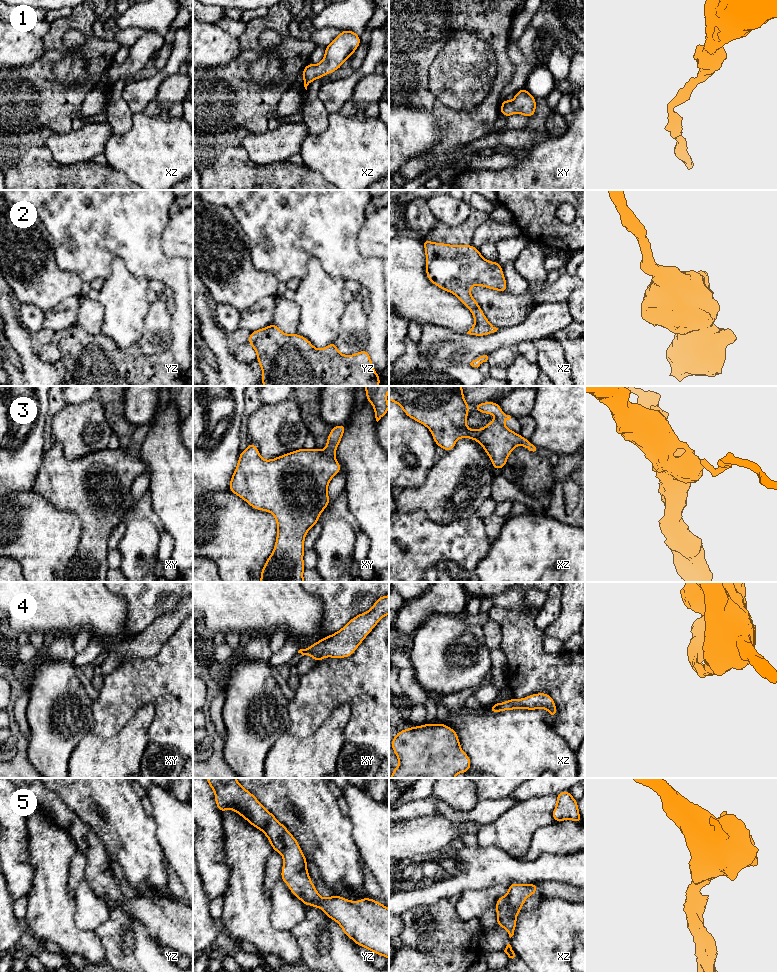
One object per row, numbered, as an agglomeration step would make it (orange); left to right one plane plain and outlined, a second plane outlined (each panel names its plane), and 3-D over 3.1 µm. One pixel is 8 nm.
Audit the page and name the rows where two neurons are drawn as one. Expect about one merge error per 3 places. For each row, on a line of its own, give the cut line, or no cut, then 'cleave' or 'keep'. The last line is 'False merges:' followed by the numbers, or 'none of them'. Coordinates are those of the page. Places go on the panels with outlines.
1: no cut | keep
2: no cut | keep
3: no cut | keep
4: no cut | keep
5: no cut | keep
False merges: none of them

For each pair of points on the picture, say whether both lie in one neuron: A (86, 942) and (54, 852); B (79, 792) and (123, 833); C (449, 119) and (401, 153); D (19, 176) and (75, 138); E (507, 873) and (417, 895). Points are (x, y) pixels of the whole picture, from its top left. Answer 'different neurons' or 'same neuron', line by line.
A: same neuron
B: same neuron
C: different neurons
D: different neurons
E: same neuron

